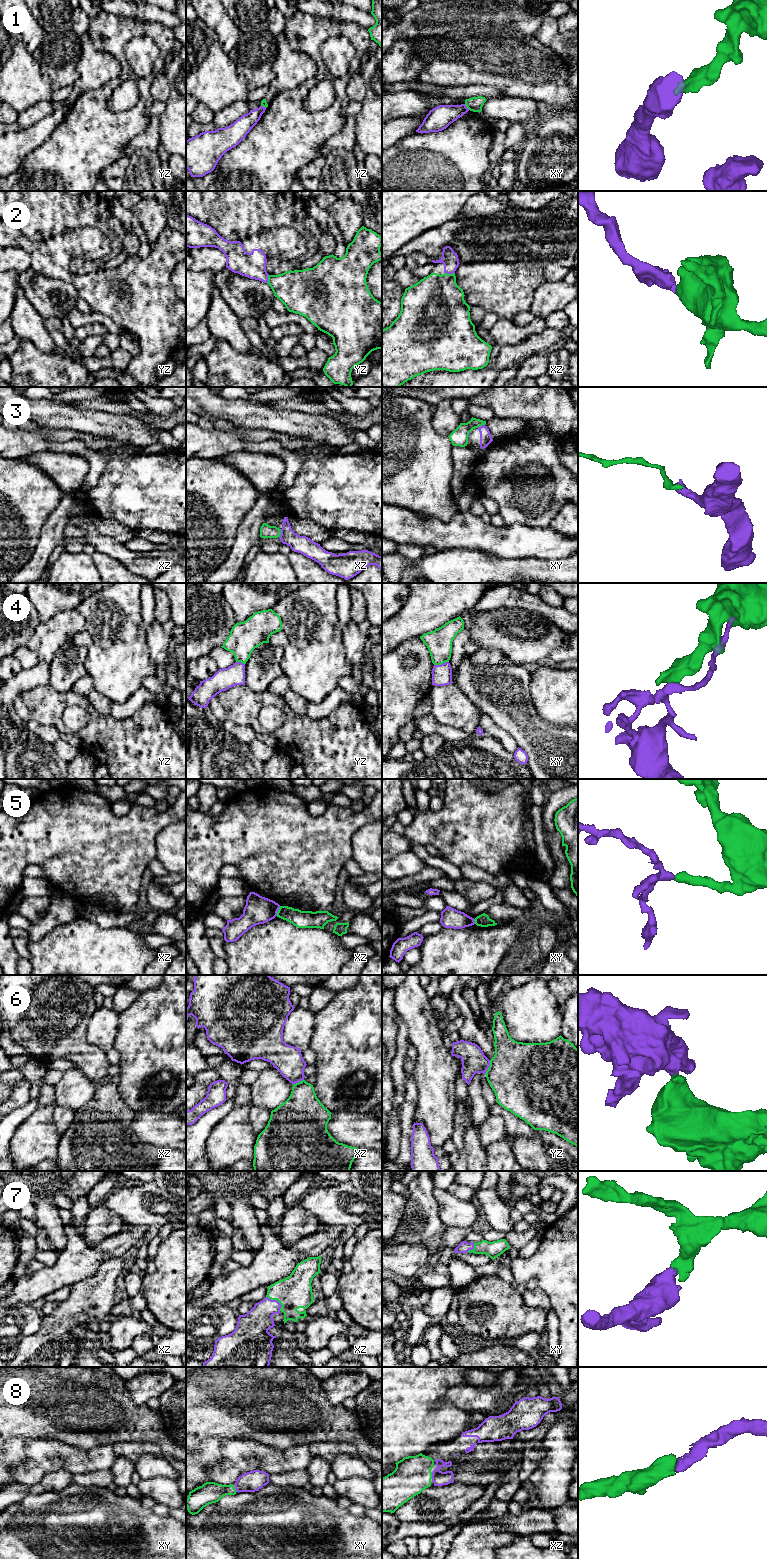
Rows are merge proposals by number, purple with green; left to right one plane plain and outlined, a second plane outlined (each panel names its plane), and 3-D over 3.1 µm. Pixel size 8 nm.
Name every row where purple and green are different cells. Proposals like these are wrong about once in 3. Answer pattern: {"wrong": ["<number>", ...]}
{"wrong": ["1", "3", "4", "5", "6"]}

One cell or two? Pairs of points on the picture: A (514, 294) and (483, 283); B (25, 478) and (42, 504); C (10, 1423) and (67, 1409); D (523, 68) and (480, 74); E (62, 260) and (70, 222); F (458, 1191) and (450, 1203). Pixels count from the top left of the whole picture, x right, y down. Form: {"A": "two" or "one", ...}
{"A": "one", "B": "one", "C": "one", "D": "one", "E": "two", "F": "two"}

